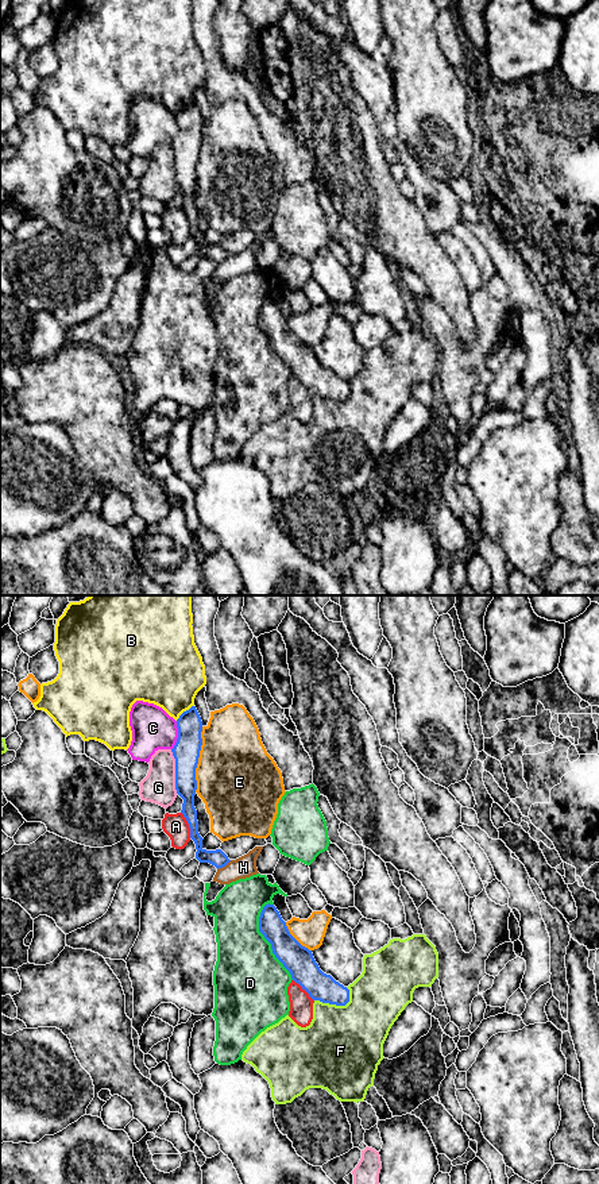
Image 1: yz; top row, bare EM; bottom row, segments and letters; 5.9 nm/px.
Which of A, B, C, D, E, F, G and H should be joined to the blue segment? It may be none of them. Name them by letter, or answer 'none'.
none

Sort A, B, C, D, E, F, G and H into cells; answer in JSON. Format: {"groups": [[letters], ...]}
{"groups": [["A"], ["B"], ["C"], ["D"], ["E"], ["F"], ["G"], ["H"]]}

